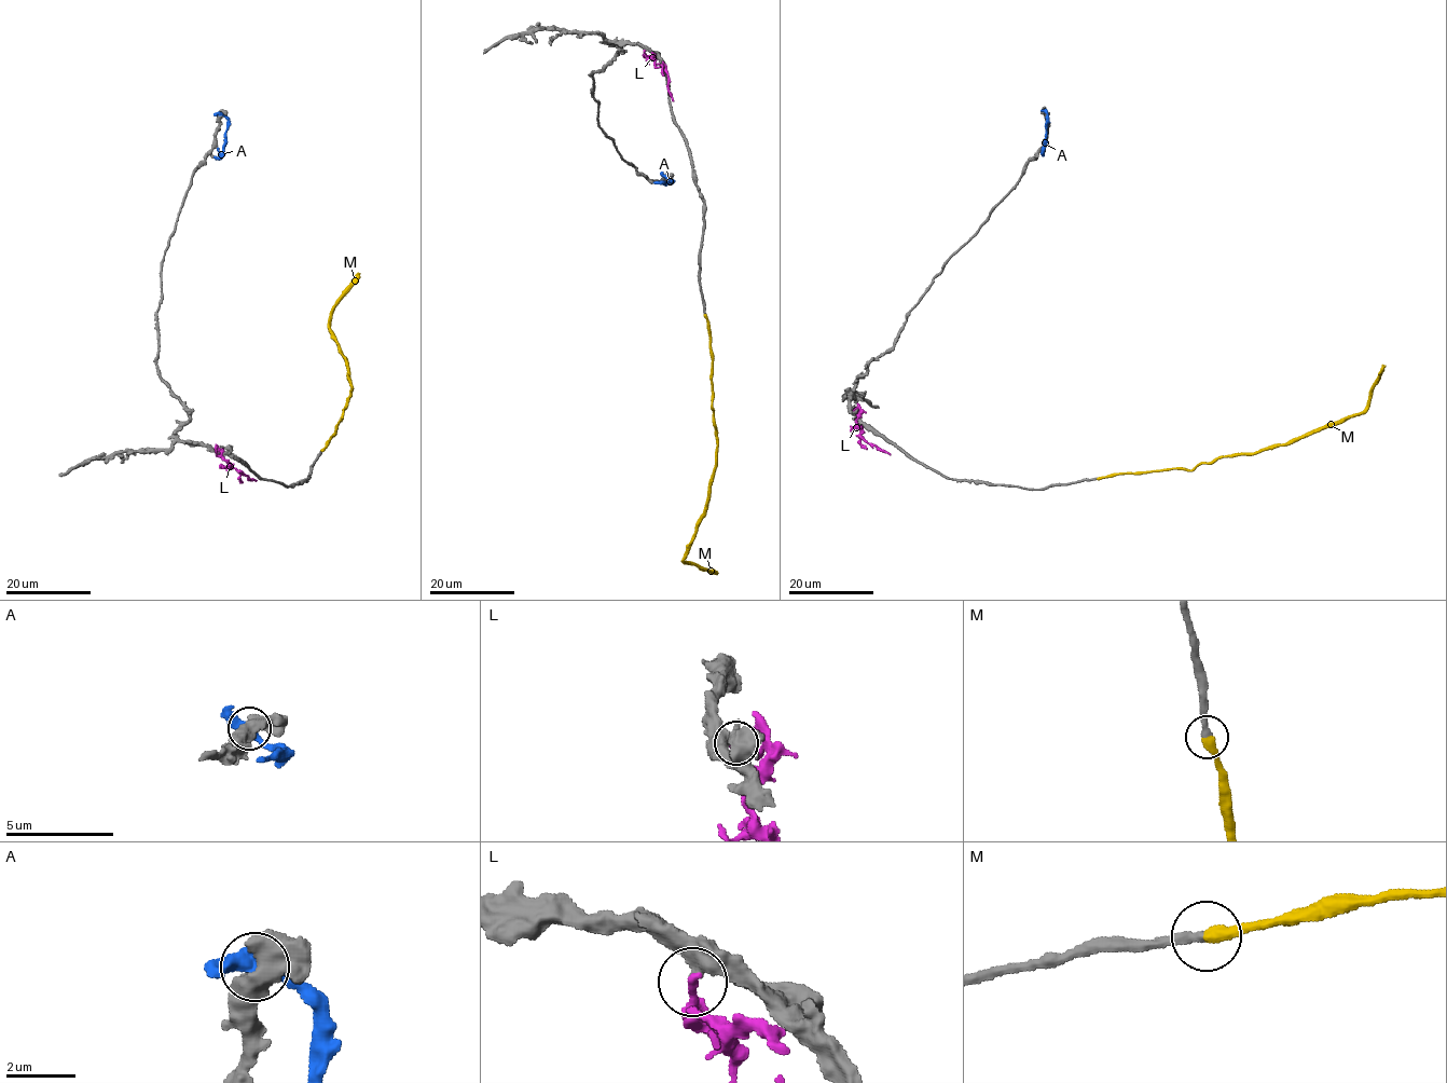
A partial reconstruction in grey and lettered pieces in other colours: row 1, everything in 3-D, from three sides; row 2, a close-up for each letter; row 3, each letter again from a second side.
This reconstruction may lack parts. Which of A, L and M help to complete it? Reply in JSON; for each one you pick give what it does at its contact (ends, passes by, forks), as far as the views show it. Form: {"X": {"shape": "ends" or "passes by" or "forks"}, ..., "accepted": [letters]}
{"M": {"shape": "ends"}, "accepted": ["M"]}

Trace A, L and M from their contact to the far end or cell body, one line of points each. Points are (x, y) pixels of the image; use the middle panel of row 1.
A: (666, 176), (672, 180), (666, 184), (653, 182)
L: (644, 52), (657, 67), (662, 67), (673, 100)
M: (705, 314), (711, 337), (716, 467), (707, 505), (683, 558), (684, 562), (717, 575)

